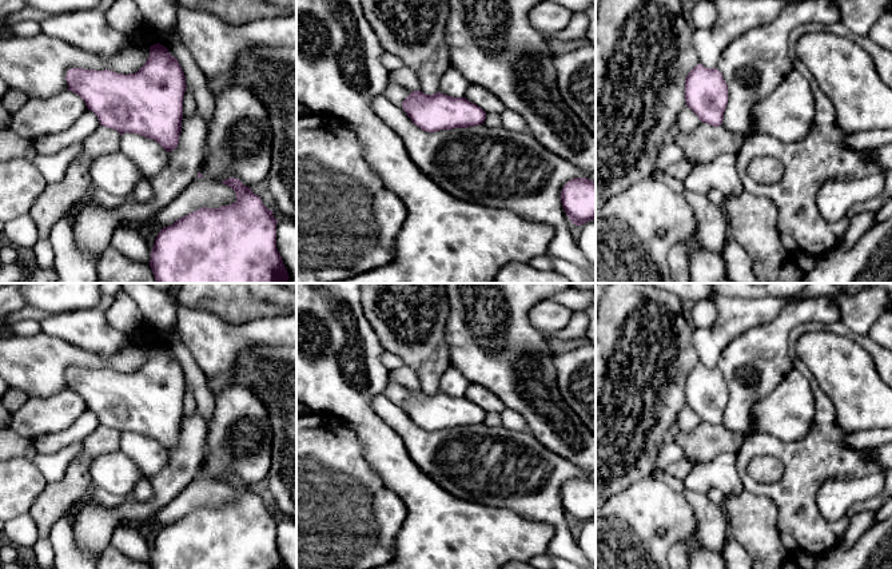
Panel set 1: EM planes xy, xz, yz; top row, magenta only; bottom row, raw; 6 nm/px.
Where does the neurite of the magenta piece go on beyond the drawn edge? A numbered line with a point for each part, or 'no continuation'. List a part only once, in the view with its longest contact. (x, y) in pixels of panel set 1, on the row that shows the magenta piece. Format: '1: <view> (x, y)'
no continuation

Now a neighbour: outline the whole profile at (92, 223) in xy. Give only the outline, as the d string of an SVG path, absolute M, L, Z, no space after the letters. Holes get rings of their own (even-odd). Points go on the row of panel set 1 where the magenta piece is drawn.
M196 112L183 115L179 144L168 152L168 164L150 179L154 196L148 203L130 202L107 208L96 202L80 206L71 220L79 248L100 256L109 247L111 236L119 223L144 223L156 218L195 178L204 158L207 123Z

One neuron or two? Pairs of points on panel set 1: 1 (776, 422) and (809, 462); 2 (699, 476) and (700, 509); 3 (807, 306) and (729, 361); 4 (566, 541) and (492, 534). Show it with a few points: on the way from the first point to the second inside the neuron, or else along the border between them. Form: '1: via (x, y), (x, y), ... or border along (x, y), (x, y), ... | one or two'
1: border along (815, 420), (811, 430), (796, 440), (760, 433) | two
2: border along (687, 488), (705, 494) | two
3: via (788, 319), (748, 359) | one
4: border along (526, 520), (546, 522), (554, 528), (548, 552) | two

